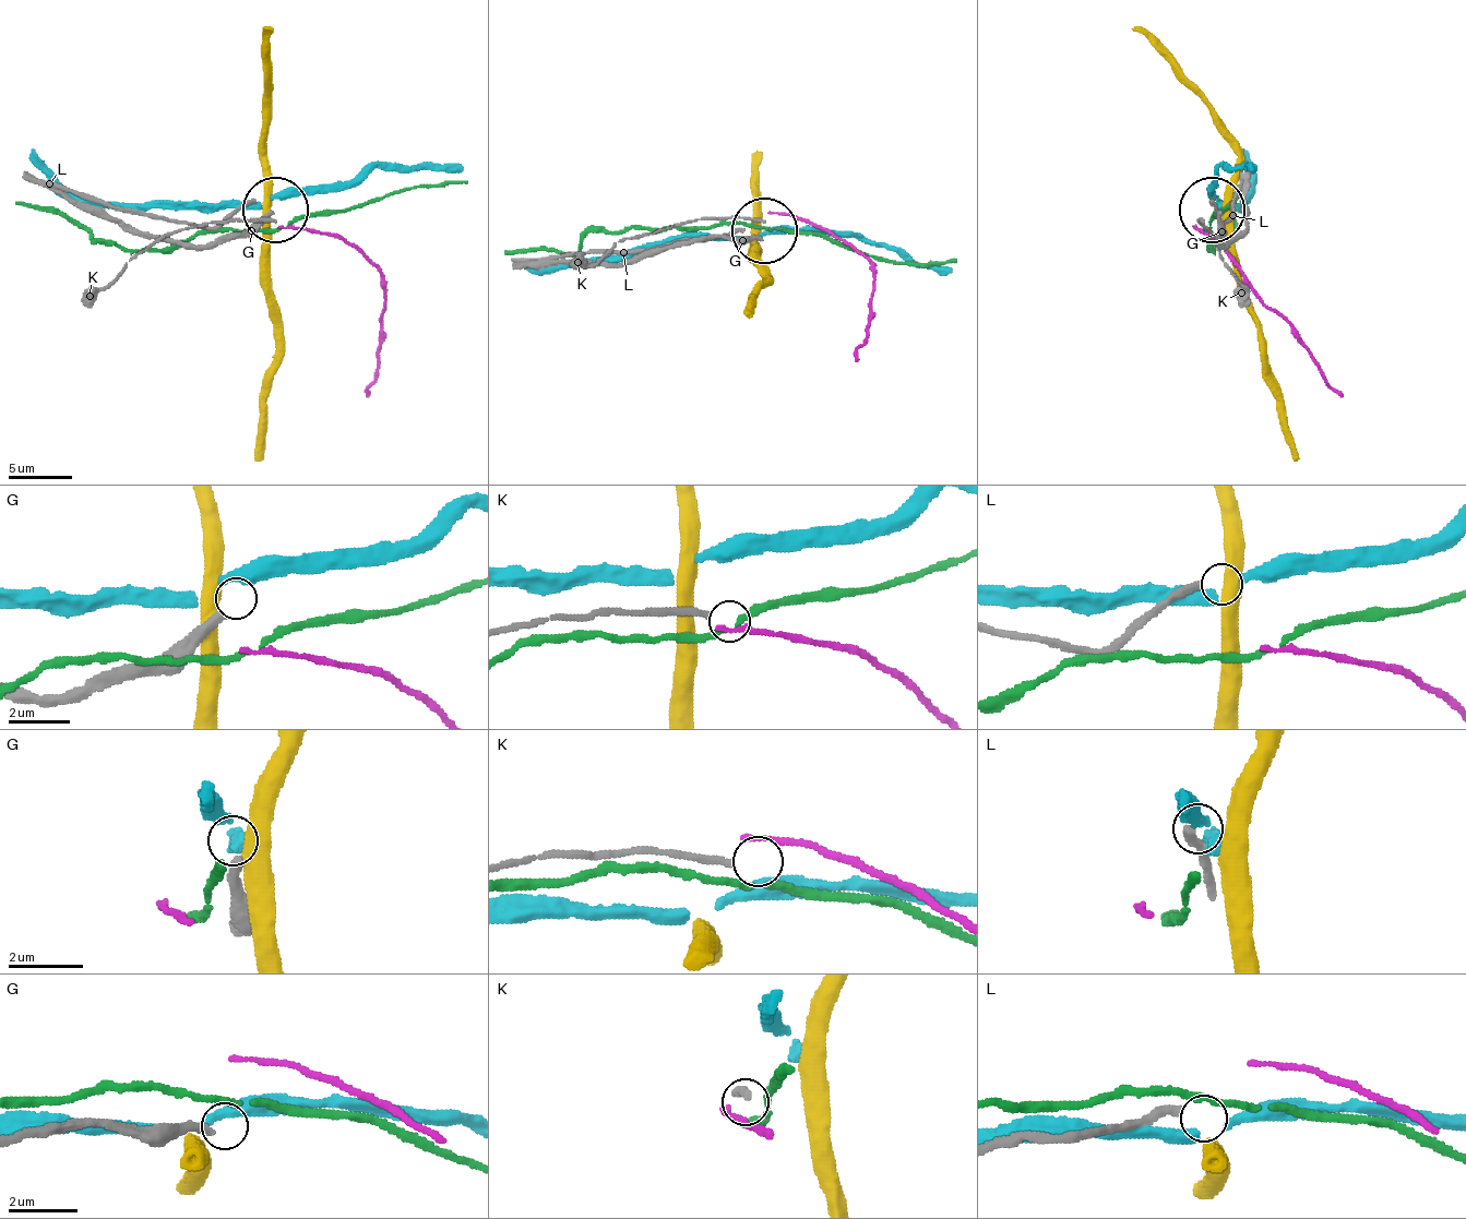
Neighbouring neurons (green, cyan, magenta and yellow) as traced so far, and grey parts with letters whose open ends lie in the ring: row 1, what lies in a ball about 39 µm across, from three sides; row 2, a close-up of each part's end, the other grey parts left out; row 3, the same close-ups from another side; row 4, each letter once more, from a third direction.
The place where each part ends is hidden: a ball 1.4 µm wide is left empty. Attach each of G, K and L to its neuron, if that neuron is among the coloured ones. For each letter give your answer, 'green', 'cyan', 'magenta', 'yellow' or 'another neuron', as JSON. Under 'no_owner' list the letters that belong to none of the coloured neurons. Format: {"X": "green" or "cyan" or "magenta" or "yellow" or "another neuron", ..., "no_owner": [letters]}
{"G": "another neuron", "K": "another neuron", "L": "another neuron", "no_owner": ["G", "K", "L"]}

